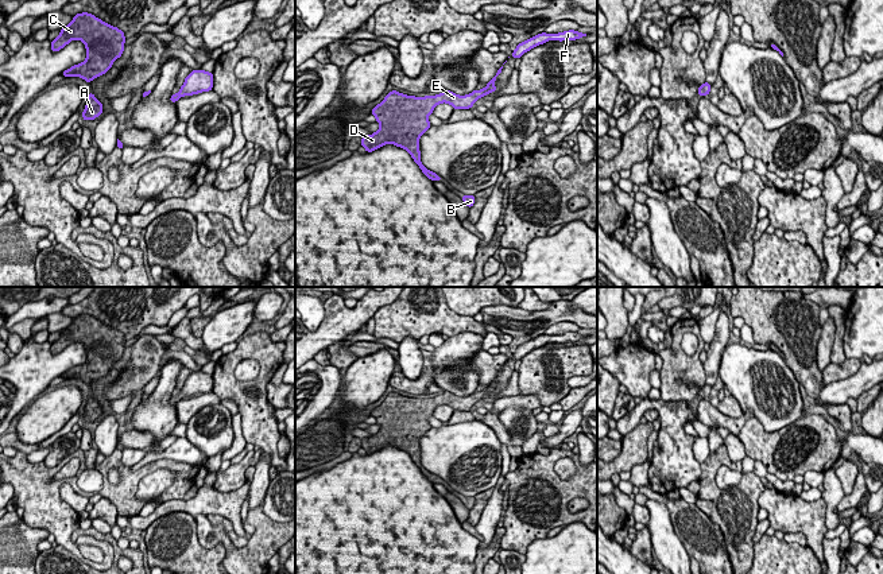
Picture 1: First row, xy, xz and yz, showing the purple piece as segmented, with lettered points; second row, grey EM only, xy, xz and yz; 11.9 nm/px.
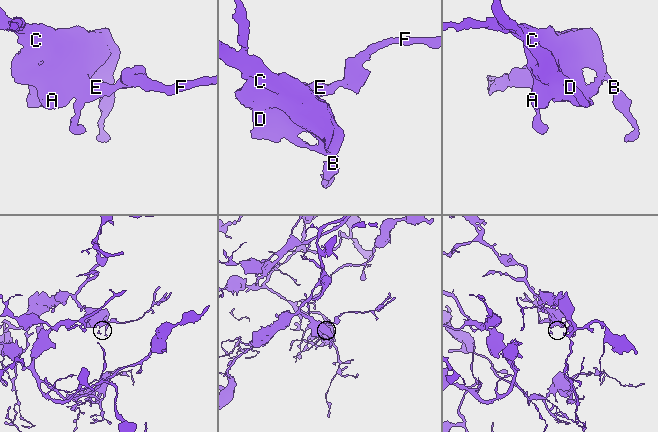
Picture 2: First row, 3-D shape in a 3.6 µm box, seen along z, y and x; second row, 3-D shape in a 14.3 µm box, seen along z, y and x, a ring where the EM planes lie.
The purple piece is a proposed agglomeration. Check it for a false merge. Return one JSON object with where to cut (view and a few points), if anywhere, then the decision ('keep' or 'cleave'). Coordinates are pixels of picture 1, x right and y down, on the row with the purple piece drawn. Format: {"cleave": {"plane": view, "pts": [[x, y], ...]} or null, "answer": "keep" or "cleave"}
{"cleave": null, "answer": "keep"}

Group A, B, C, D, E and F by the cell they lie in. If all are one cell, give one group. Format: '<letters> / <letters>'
A B C D E F

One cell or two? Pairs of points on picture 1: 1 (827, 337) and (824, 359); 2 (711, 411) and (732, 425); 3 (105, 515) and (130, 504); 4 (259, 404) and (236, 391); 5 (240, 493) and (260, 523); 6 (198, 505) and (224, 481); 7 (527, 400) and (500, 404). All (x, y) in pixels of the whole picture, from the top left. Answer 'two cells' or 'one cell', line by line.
1: one cell
2: one cell
3: two cells
4: one cell
5: two cells
6: two cells
7: one cell

